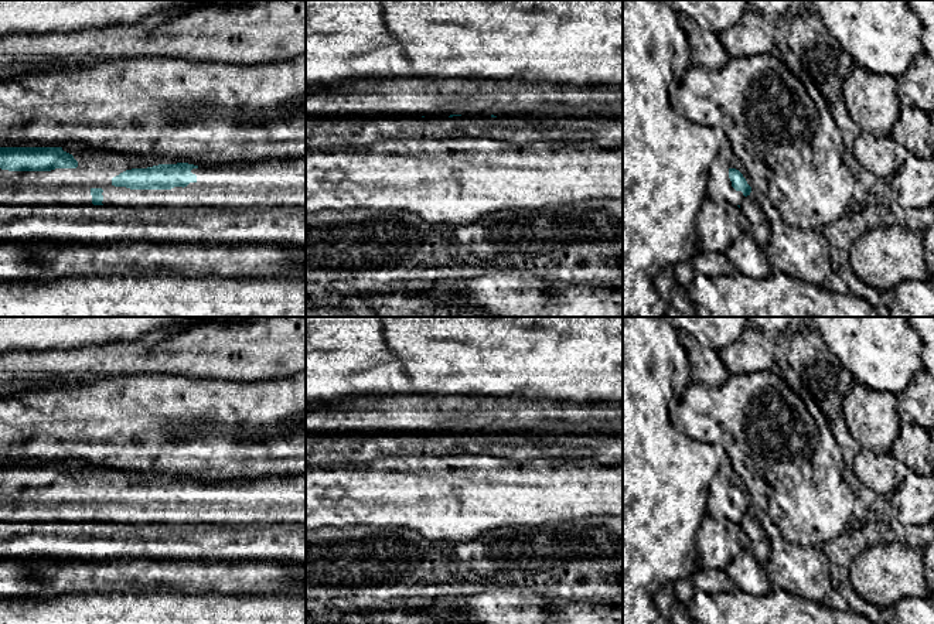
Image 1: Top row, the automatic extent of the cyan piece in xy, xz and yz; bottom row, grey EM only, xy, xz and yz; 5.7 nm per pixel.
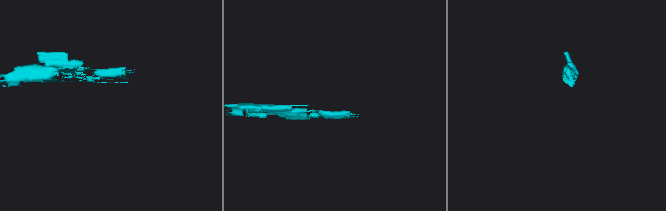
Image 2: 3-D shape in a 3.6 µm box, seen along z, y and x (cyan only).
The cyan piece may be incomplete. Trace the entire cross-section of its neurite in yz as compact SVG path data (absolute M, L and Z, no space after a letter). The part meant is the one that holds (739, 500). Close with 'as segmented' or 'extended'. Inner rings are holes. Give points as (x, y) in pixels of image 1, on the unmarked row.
M715 446L720 463L717 475L709 485L706 515L716 521L740 522L751 509L751 497L732 467L727 453L722 446Z; extended

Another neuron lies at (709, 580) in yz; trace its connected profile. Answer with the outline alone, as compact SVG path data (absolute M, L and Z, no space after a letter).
M700 566L695 569L691 577L674 583L674 590L685 606L692 601L696 591L717 594L733 587L725 569L705 569Z

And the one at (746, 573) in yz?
M744 550L732 559L725 570L736 589L753 596L764 596L773 589L764 566L756 560L751 550Z

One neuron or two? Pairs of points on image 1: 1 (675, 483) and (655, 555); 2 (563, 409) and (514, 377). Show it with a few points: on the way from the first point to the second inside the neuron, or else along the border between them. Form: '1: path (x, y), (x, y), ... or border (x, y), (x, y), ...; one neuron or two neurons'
1: path (661, 501), (661, 536); one neuron
2: border (517, 396), (576, 401), (582, 403); two neurons

